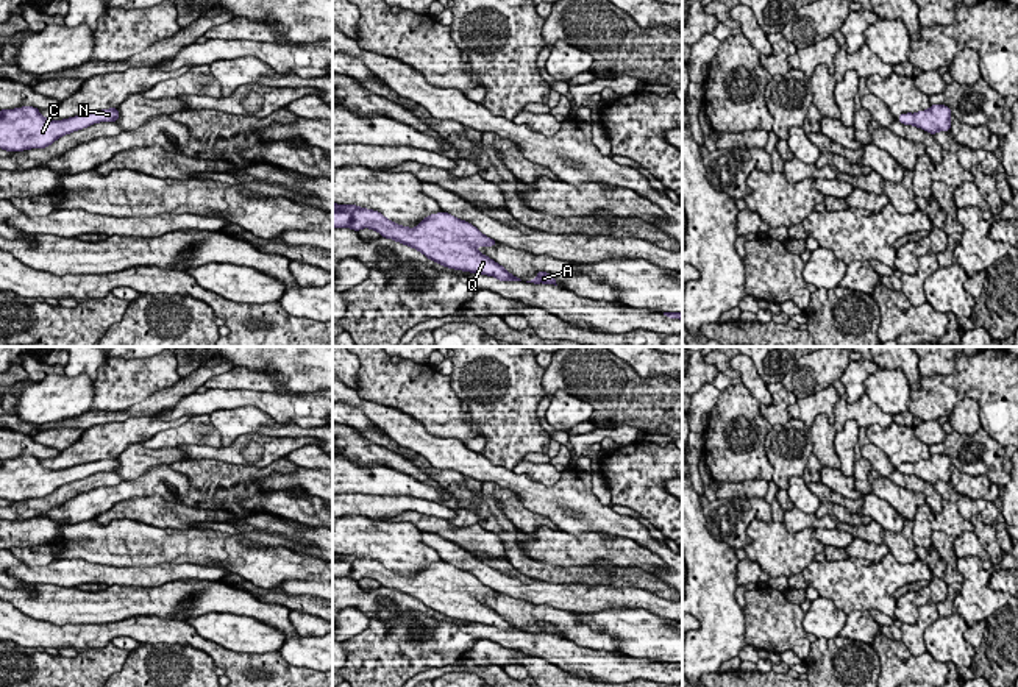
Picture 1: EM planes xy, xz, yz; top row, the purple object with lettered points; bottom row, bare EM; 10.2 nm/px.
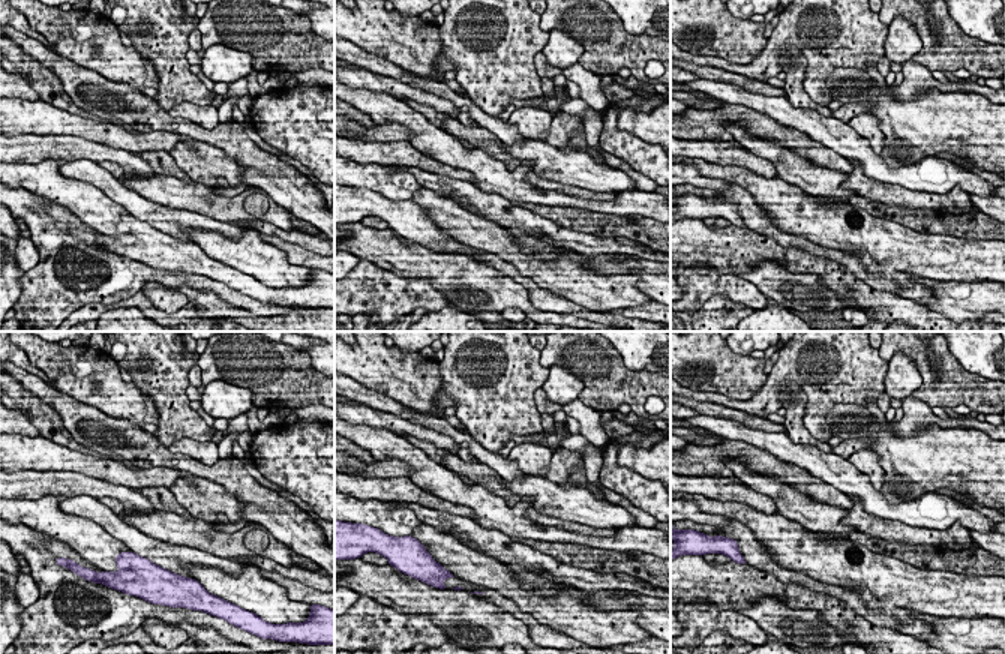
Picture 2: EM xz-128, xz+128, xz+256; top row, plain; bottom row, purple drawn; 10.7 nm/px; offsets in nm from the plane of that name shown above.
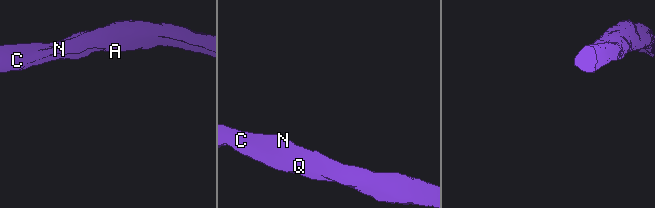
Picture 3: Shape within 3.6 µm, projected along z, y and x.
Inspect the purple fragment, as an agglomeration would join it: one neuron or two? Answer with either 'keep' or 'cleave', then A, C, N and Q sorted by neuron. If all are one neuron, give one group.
keep; A C N Q

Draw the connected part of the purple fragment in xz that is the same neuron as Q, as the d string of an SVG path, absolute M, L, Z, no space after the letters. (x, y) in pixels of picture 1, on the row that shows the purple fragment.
M333 203L333 228L351 228L354 231L370 228L378 231L381 237L418 250L443 267L489 275L500 281L521 281L476 250L481 245L493 247L497 244L493 239L448 212L431 214L415 228L408 228L386 219L378 211Z

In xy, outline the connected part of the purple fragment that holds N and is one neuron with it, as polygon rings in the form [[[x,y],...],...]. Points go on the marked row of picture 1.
[[[22,106],[0,111],[0,148],[23,151],[45,148],[61,136],[83,130],[98,122],[116,122],[117,108],[81,114],[64,120],[50,120],[41,116],[37,108]]]

